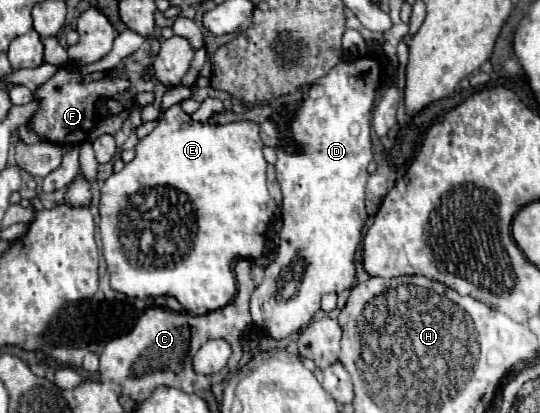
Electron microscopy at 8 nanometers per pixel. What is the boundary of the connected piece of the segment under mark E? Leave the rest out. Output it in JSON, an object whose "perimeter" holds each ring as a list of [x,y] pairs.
{"perimeter":[[[179,105],[161,113],[159,125],[135,145],[135,159],[101,187],[99,229],[111,289],[139,299],[173,295],[193,315],[227,305],[237,291],[233,261],[239,257],[261,257],[265,231],[275,213],[275,203],[265,183],[267,161],[261,149],[259,125],[253,121],[227,125],[195,123]]]}

